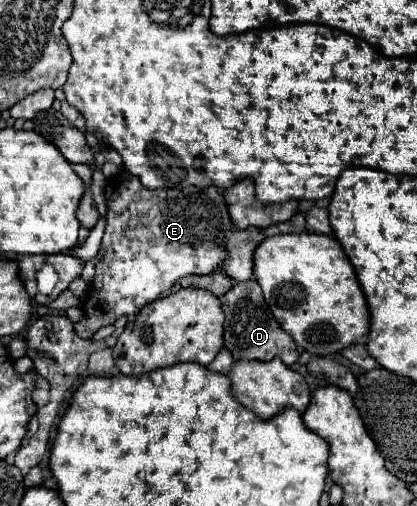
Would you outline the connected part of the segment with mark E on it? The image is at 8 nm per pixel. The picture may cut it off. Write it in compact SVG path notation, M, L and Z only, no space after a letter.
M120 170L112 178L108 178L106 184L106 232L102 238L104 256L96 262L96 276L92 290L84 302L84 320L76 324L76 332L82 334L82 338L90 338L100 326L114 324L120 316L130 316L136 312L136 306L144 306L158 296L164 296L170 292L170 288L184 276L190 274L212 274L216 272L222 262L228 258L228 250L224 246L226 232L232 230L232 220L228 214L228 206L224 202L224 196L218 188L202 188L194 192L182 192L174 188L160 188L160 190L148 190L144 186L138 186L138 180L128 174L128 170Z

